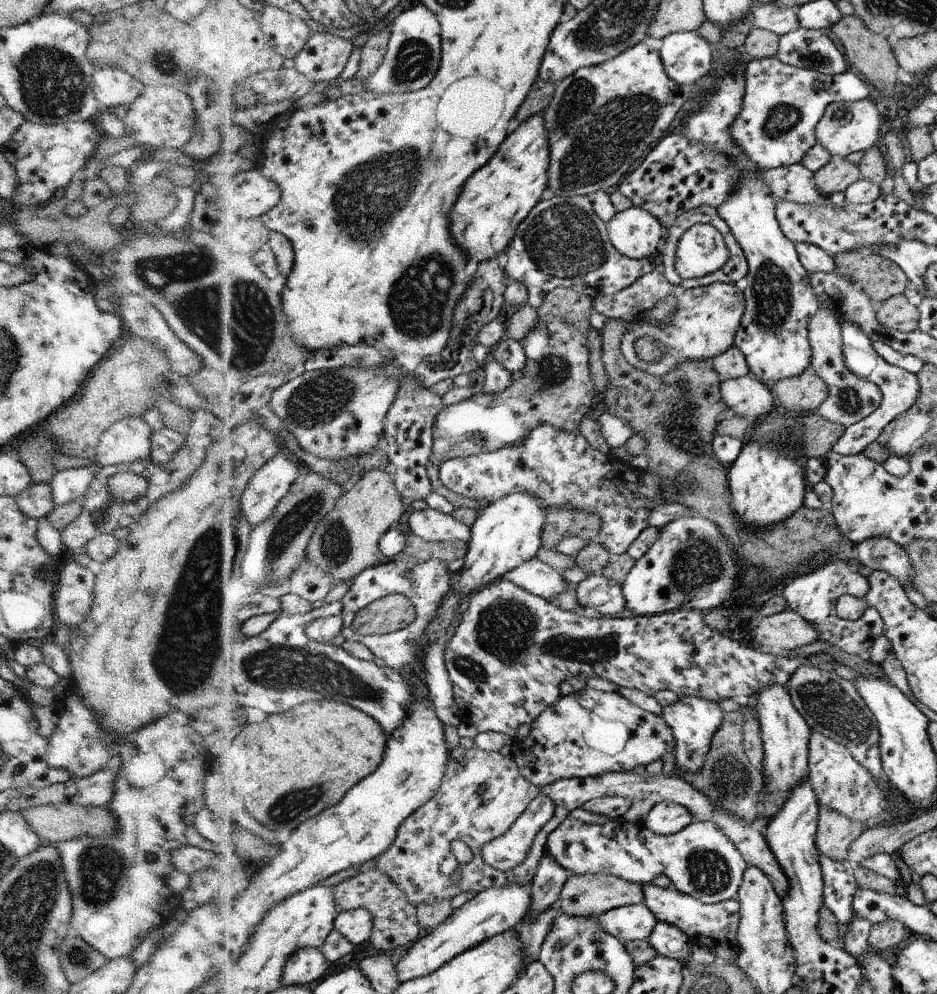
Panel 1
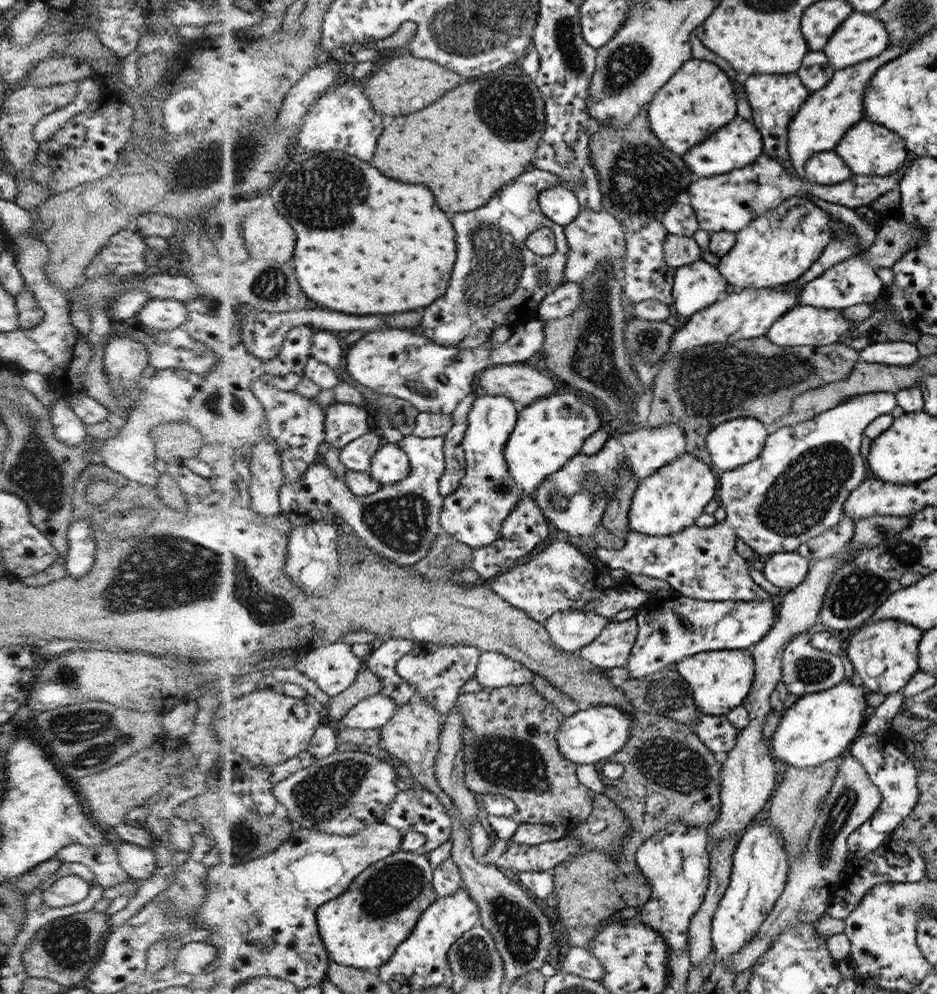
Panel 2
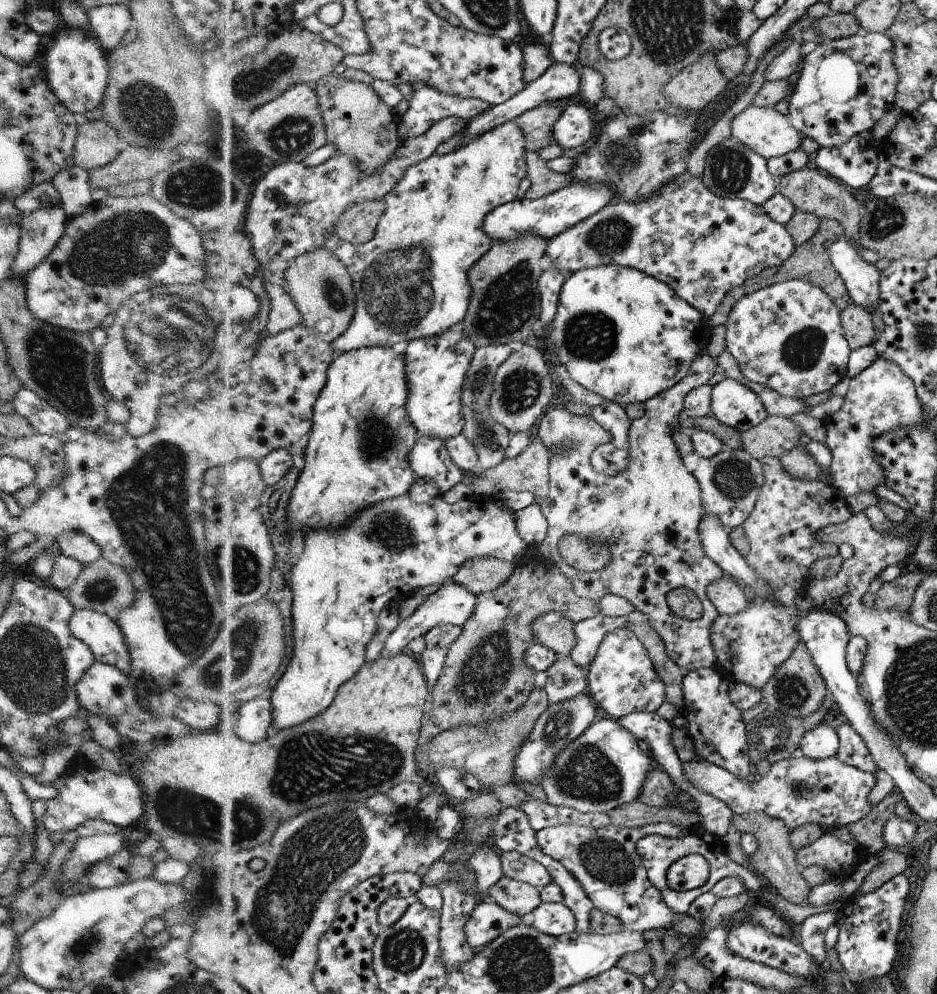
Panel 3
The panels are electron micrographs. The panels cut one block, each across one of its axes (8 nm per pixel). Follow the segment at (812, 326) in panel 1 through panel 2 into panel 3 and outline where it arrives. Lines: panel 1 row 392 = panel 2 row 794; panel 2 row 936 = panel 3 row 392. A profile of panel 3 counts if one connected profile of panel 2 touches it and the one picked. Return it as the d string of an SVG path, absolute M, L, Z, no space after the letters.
M727 350L722 352L716 359L719 370L724 372L726 378L741 382L752 389L760 397L770 415L790 417L793 414L808 413L809 416L814 416L824 421L826 425L832 425L832 415L843 406L850 388L851 378L846 376L834 388L831 388L826 402L822 402L808 410L804 406L804 399L791 399L779 395L775 390L767 386L749 381L739 369L734 355Z

